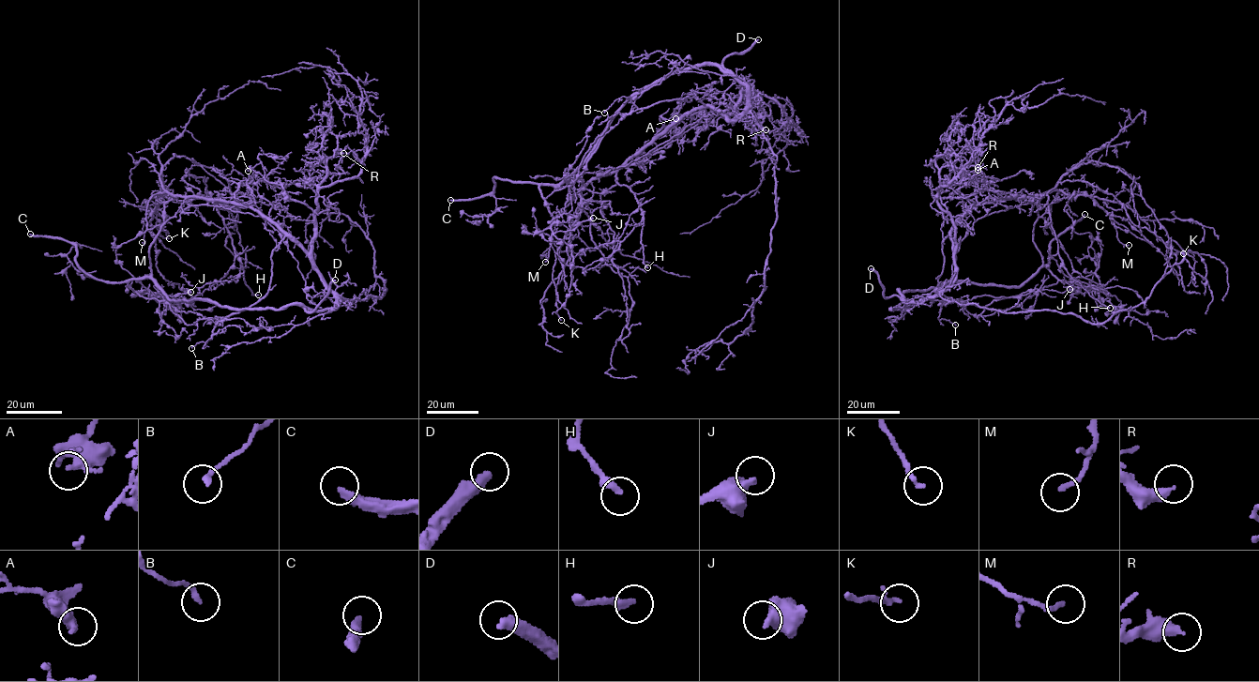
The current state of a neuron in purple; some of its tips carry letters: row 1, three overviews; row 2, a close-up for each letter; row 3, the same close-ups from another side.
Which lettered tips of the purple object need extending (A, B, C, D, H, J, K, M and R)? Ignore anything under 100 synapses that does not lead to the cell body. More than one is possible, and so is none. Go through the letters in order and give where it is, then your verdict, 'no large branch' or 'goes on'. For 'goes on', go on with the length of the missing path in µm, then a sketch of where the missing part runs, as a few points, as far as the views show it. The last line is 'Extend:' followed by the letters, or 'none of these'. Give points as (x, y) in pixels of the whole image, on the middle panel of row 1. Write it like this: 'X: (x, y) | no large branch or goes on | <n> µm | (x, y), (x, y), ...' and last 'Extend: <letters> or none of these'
A: (675, 118) | no large branch
B: (604, 113) | no large branch
C: (450, 200) | goes on | 250 µm
D: (758, 39) | goes on | 20 µm | (758, 39), (766, 23), (764, 18), (760, 19)
H: (647, 267) | no large branch
J: (593, 218) | no large branch
K: (561, 320) | no large branch
M: (545, 262) | no large branch
R: (766, 129) | no large branch
Extend: C, D

